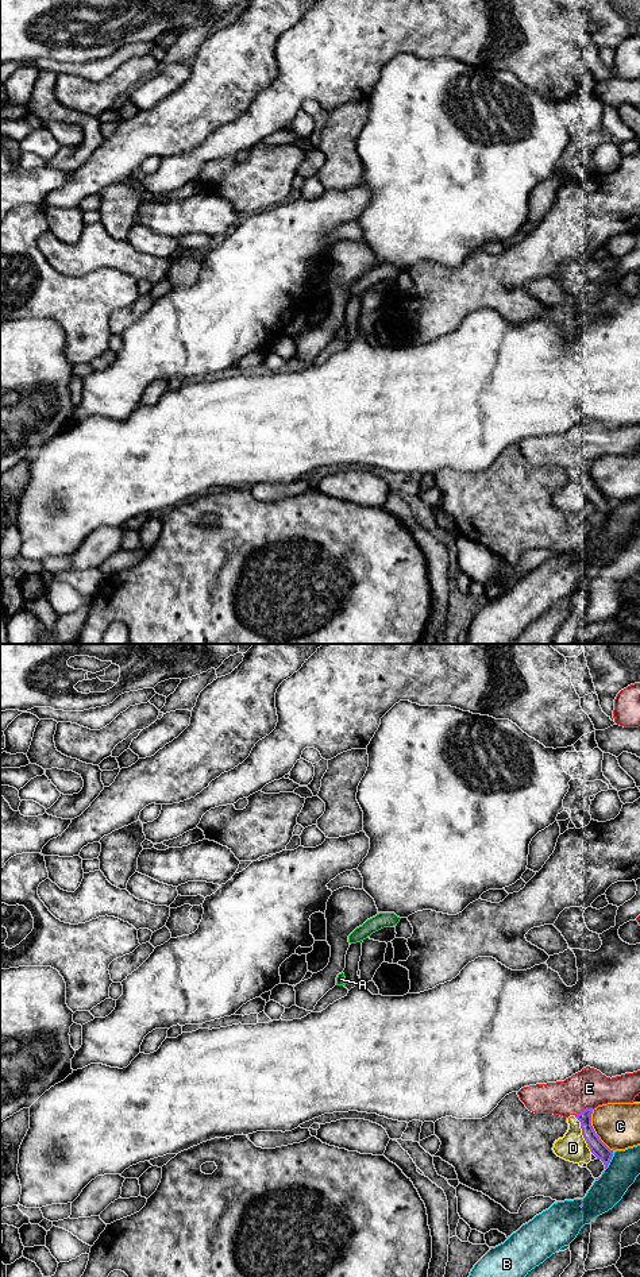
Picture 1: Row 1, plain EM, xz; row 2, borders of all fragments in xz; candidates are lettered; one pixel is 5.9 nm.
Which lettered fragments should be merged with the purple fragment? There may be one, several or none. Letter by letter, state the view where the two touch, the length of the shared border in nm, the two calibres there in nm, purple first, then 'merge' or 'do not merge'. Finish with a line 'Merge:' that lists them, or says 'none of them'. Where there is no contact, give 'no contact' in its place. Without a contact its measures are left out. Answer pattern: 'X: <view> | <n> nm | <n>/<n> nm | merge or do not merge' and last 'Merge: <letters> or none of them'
A: xz | 30 nm | 20/60 nm | merge
B: xz | 120 nm | 90/190 nm | do not merge
C: xz | 280 nm | 90/260 nm | do not merge
D: xz | 240 nm | 90/170 nm | do not merge
E: xz | 120 nm | 90/240 nm | do not merge
Merge: A

